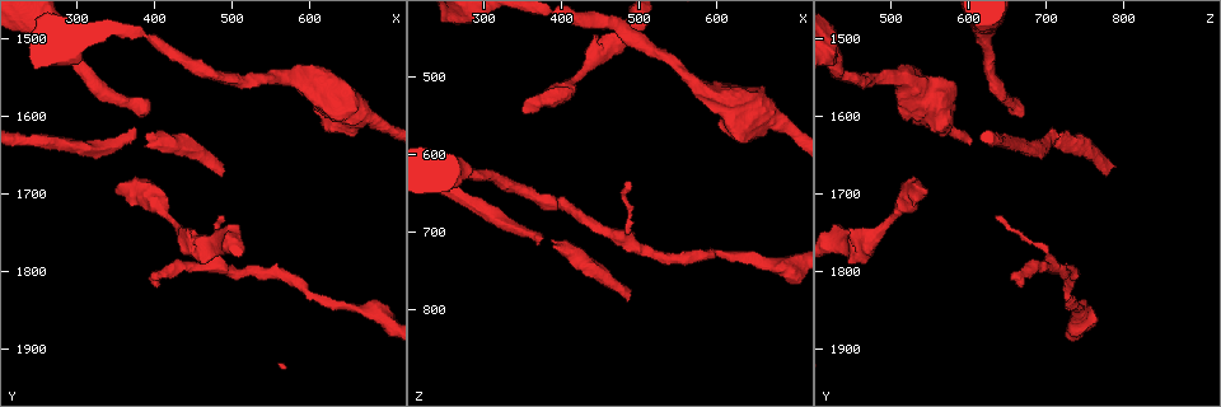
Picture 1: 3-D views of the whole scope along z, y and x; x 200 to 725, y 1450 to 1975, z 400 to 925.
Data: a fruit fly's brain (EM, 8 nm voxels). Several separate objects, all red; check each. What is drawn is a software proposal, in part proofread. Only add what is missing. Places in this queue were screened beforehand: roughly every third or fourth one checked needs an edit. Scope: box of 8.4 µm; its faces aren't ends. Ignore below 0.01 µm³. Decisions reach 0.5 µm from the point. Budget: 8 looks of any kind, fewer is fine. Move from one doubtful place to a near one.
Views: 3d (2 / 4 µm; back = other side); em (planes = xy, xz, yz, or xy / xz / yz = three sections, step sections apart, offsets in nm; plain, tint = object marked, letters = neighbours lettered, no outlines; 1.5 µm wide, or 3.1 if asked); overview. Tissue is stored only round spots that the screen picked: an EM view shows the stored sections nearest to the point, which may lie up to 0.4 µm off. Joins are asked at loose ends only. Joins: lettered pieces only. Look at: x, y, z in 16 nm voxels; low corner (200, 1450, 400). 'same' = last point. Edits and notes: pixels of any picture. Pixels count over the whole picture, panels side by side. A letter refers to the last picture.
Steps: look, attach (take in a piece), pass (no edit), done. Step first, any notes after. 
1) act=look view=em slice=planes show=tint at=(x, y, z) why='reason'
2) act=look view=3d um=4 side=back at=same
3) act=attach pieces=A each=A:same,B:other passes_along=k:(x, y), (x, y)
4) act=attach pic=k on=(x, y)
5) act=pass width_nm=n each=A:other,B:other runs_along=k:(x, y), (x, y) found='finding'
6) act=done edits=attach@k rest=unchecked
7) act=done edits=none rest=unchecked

act=look view=em slice=xz step=4 show=tint at=(490, 1730, 635) why='thin end'

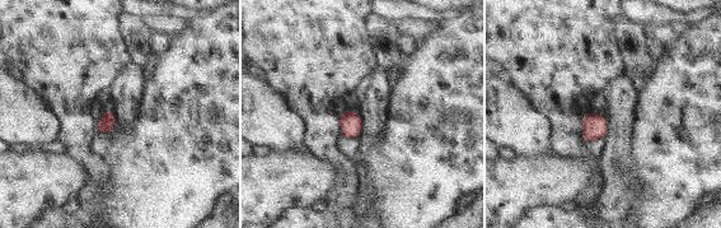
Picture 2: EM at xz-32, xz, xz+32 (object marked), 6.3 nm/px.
act=look view=em slice=planes show=letters at=same why='cut it another way'

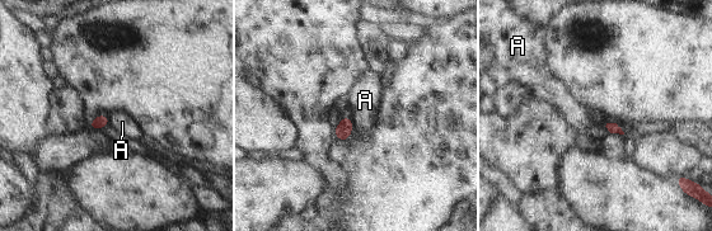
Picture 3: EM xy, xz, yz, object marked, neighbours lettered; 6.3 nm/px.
act=pass each=A:other border=3:(604, 126), (616, 123), (624, 132) found='no lettered piece goes on from it'

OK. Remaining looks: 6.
act=look view=em slice=planes show=letters at=(345, 1690, 545)

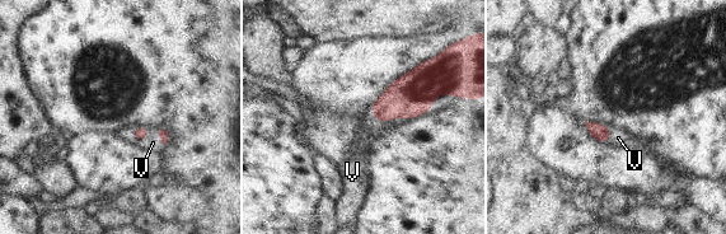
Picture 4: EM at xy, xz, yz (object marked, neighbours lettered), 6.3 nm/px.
act=attach pieces=V each=V:same passes_along=4:(412, 94), (385, 121), (370, 126) found='the neuron continues'

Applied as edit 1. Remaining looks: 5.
act=done edits=attach@4 rest=unchecked

